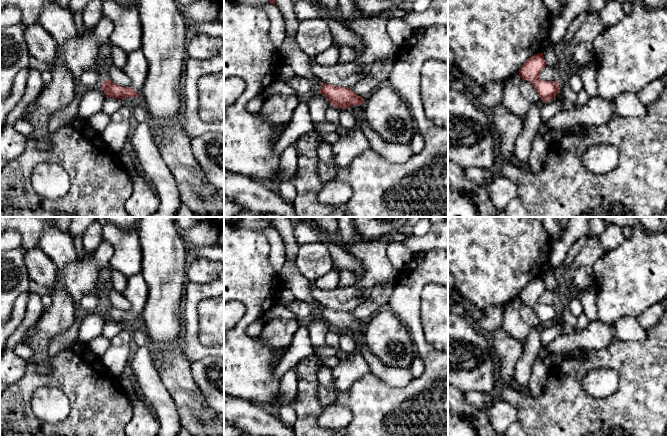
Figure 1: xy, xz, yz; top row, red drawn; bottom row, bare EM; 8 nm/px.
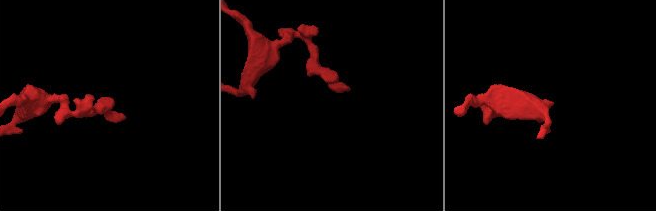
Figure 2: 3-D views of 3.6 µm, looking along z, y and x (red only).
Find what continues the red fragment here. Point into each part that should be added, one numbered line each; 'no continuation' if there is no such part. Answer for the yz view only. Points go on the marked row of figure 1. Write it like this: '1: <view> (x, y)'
1: yz (559, 96)

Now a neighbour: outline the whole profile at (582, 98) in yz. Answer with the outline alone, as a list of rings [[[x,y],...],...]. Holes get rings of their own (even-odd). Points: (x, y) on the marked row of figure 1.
[[[582,89],[578,94],[575,101],[575,106],[581,106],[588,102],[590,98],[588,97],[587,93]]]

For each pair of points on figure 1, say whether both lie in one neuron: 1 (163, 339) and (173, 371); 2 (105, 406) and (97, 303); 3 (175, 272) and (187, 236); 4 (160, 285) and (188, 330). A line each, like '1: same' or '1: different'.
1: different
2: different
3: different
4: different

